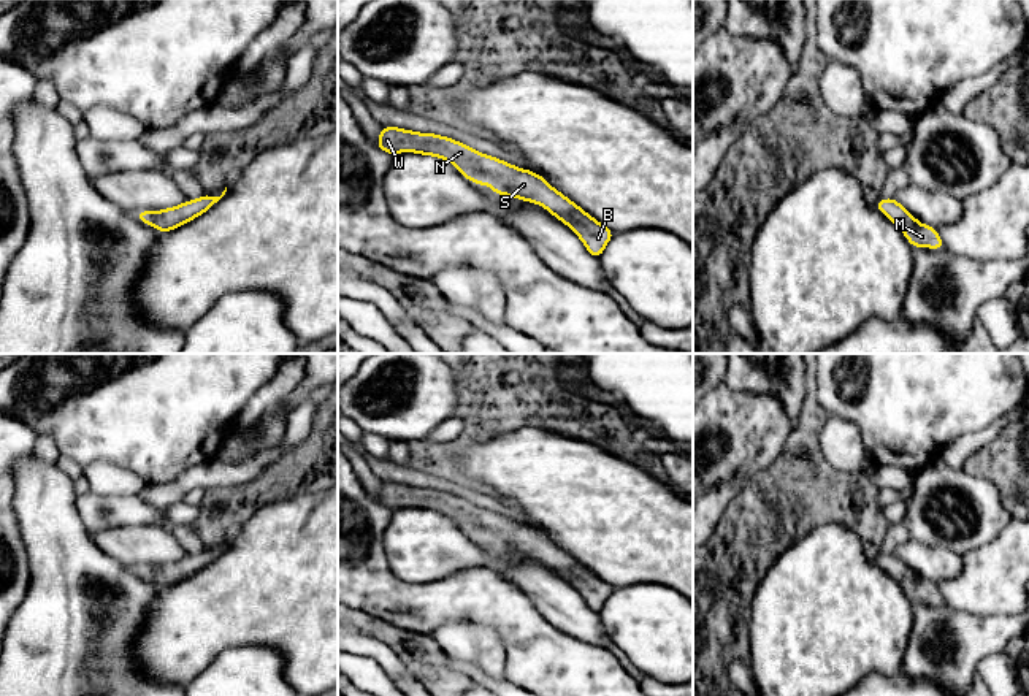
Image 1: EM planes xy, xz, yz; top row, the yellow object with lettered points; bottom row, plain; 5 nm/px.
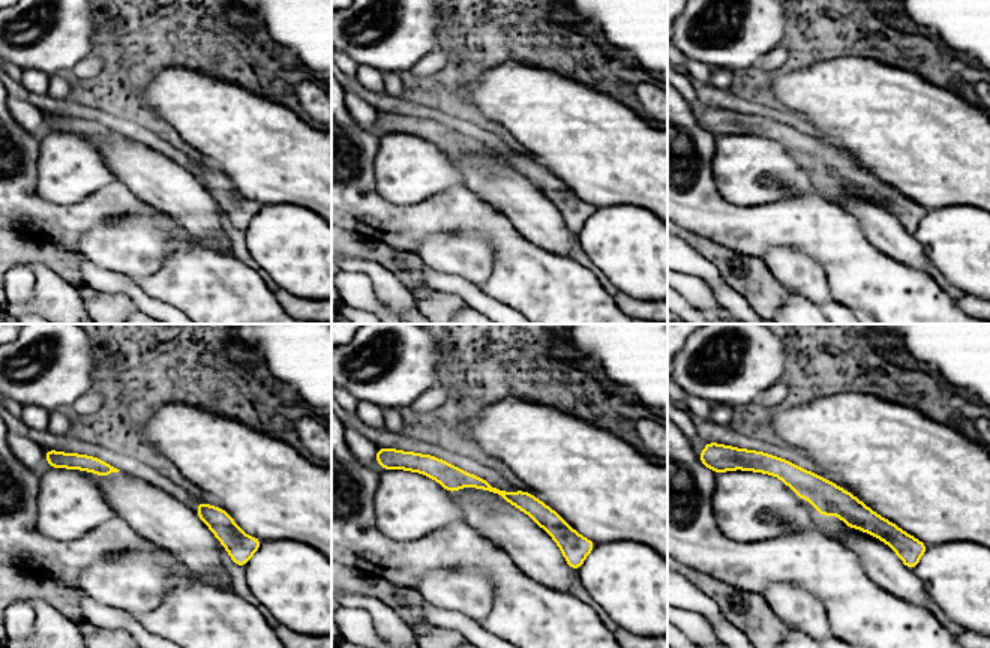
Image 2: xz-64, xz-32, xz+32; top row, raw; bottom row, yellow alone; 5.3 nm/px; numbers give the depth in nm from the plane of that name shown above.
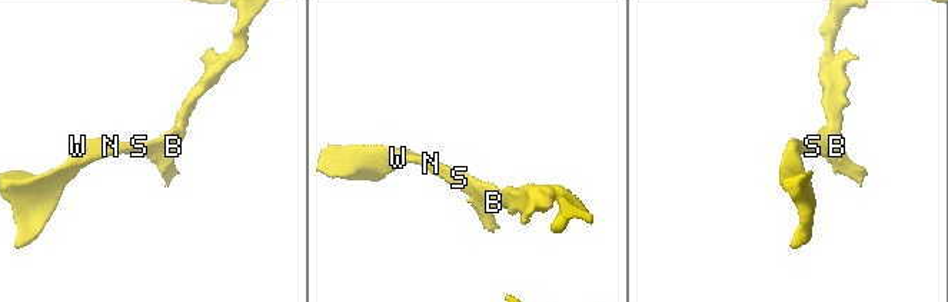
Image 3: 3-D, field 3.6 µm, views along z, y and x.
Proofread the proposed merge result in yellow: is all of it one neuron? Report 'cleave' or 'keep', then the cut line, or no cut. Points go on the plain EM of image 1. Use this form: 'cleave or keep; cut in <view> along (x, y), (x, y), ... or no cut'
keep; no cut

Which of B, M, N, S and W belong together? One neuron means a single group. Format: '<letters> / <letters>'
B M N S W

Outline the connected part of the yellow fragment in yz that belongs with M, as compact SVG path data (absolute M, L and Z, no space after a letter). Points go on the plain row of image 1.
M894 553L878 555L875 563L880 564L889 576L893 576L899 585L907 591L912 602L935 602L945 604L940 591L934 582L918 577L904 561Z

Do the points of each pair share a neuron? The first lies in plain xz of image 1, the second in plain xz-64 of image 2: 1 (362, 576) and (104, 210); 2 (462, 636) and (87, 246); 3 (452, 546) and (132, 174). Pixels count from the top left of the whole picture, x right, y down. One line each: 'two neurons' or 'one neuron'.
1: one neuron
2: one neuron
3: two neurons

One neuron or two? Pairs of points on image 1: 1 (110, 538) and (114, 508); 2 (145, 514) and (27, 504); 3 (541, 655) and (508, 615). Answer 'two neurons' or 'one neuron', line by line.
1: two neurons
2: two neurons
3: one neuron

